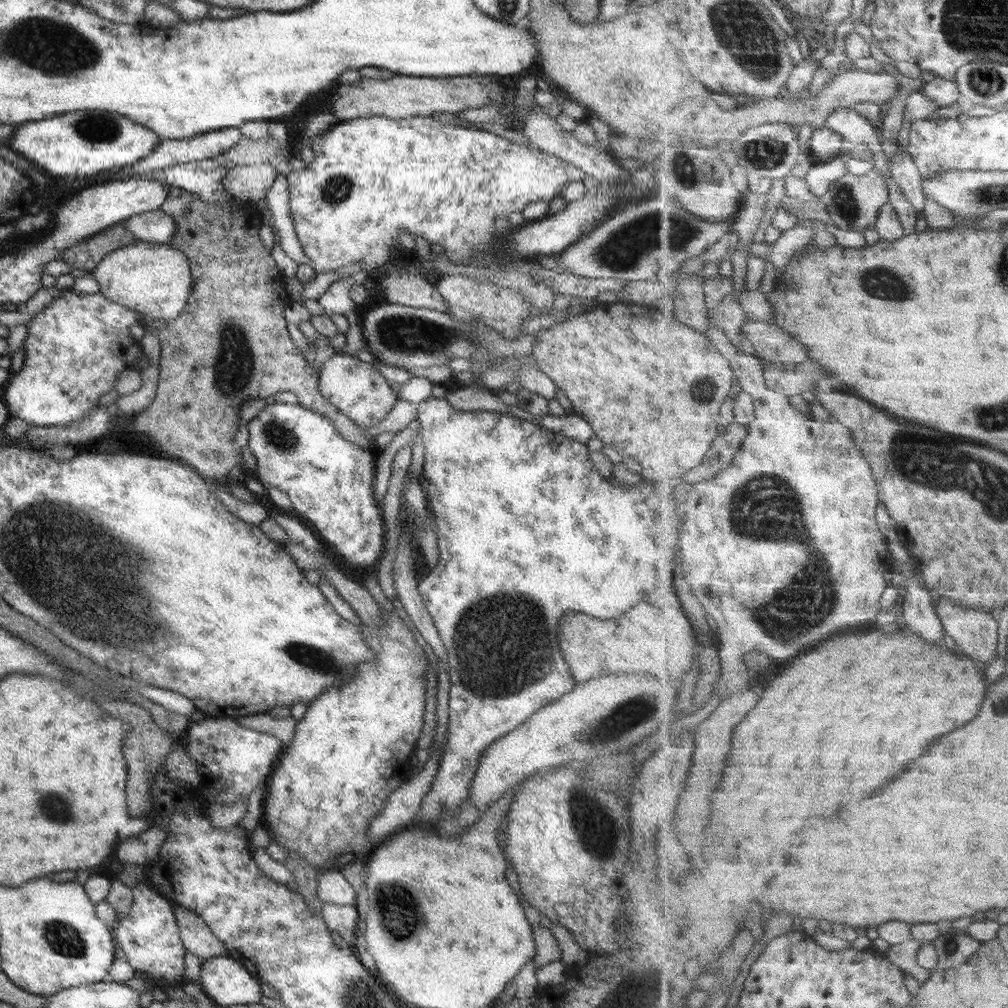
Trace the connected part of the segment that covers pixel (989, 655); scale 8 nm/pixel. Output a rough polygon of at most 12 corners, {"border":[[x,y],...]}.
{"border":[[939,598],[936,611],[956,648],[995,660],[996,613]]}

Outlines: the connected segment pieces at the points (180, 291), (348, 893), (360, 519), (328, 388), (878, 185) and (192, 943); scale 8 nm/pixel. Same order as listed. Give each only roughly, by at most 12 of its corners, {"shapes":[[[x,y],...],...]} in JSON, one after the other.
{"shapes":[[[135,241],[92,270],[99,292],[170,322],[191,287],[166,243]],[[339,869],[319,873],[323,903],[352,906],[355,893]],[[297,403],[246,427],[258,480],[349,564],[384,522],[376,454]],[[334,354],[318,371],[321,397],[360,427],[397,400],[371,363]],[[873,165],[847,173],[823,202],[839,229],[875,229],[889,203],[887,179]],[[169,903],[185,950],[201,960],[227,956],[202,918]]]}

